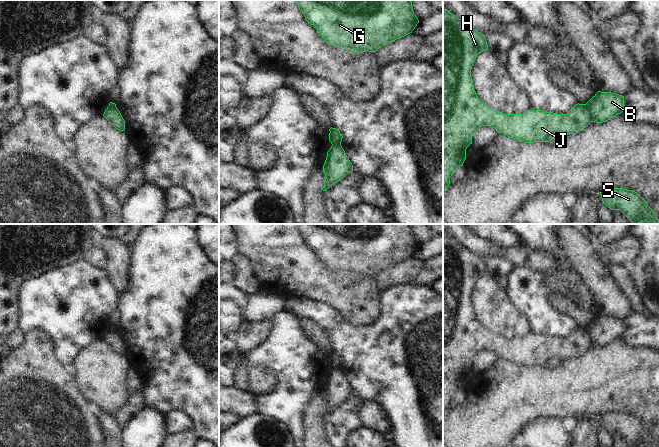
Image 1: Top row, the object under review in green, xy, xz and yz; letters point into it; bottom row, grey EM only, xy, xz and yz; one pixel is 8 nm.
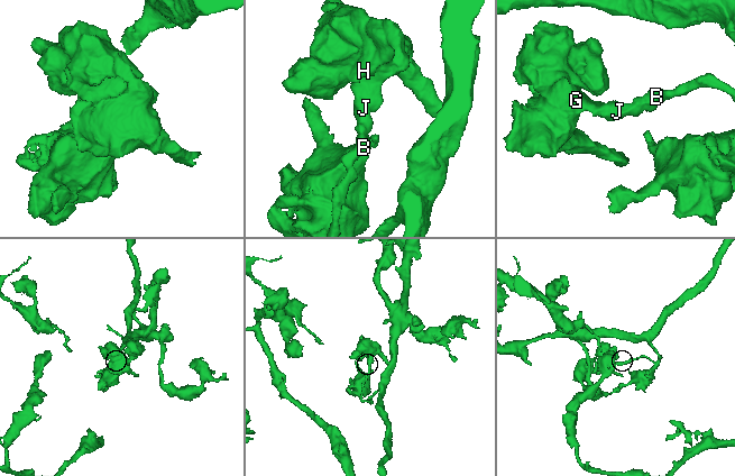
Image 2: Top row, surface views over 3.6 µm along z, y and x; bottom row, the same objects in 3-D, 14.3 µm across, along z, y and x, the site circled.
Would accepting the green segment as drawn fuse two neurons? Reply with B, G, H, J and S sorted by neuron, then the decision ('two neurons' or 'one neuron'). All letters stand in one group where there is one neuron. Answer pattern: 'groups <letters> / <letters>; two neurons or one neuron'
groups B S / G H J; two neurons

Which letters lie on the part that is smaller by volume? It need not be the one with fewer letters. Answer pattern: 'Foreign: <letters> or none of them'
Foreign: G, H, J

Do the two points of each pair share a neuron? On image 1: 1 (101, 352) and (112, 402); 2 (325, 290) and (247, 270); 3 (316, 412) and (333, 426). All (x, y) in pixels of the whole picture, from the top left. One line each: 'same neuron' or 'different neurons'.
1: same neuron
2: different neurons
3: different neurons

